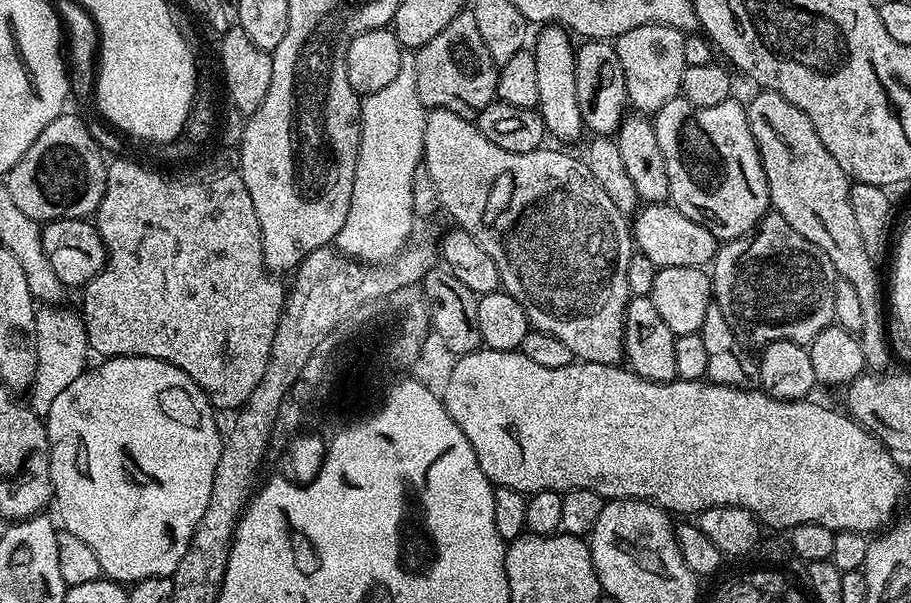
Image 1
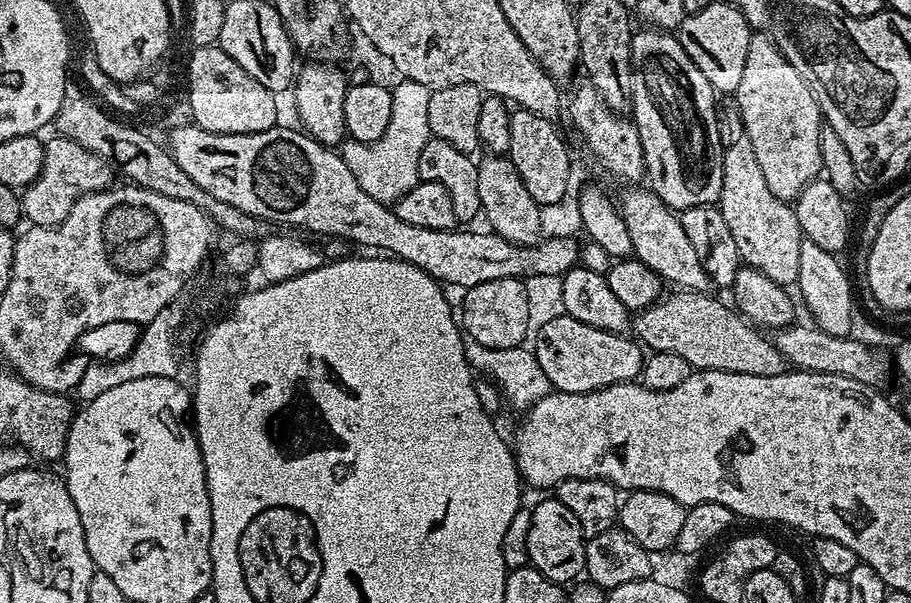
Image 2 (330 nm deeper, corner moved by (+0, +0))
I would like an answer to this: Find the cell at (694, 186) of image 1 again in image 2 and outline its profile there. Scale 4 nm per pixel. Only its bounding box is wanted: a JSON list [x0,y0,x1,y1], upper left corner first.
[630,26,726,210]

